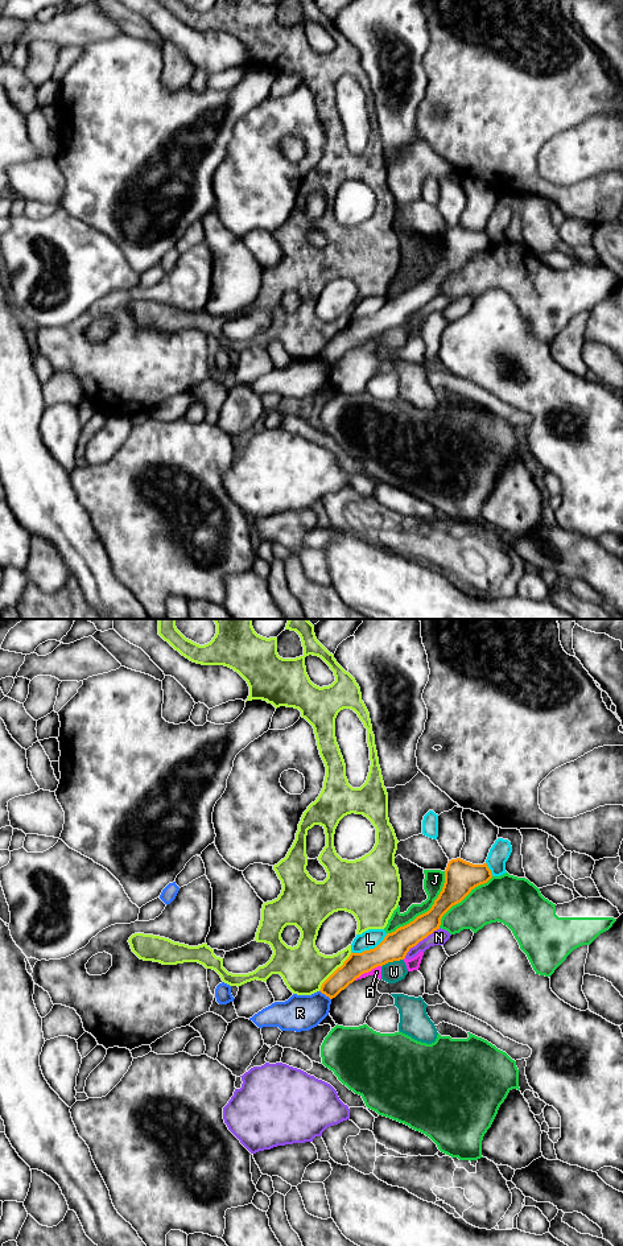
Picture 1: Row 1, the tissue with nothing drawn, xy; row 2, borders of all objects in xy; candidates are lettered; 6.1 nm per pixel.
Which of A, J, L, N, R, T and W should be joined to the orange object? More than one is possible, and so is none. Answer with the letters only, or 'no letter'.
no letter

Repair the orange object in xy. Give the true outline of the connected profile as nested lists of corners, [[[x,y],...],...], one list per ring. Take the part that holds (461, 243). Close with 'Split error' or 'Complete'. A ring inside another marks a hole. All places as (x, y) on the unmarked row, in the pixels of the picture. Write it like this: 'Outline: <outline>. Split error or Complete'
Outline: [[[461,224],[449,227],[442,257],[432,275],[409,290],[387,300],[376,314],[362,319],[351,318],[343,331],[322,350],[319,358],[333,366],[362,341],[388,329],[404,326],[410,314],[440,296],[442,282],[453,272],[491,244],[487,230],[473,231]]]. Complete

